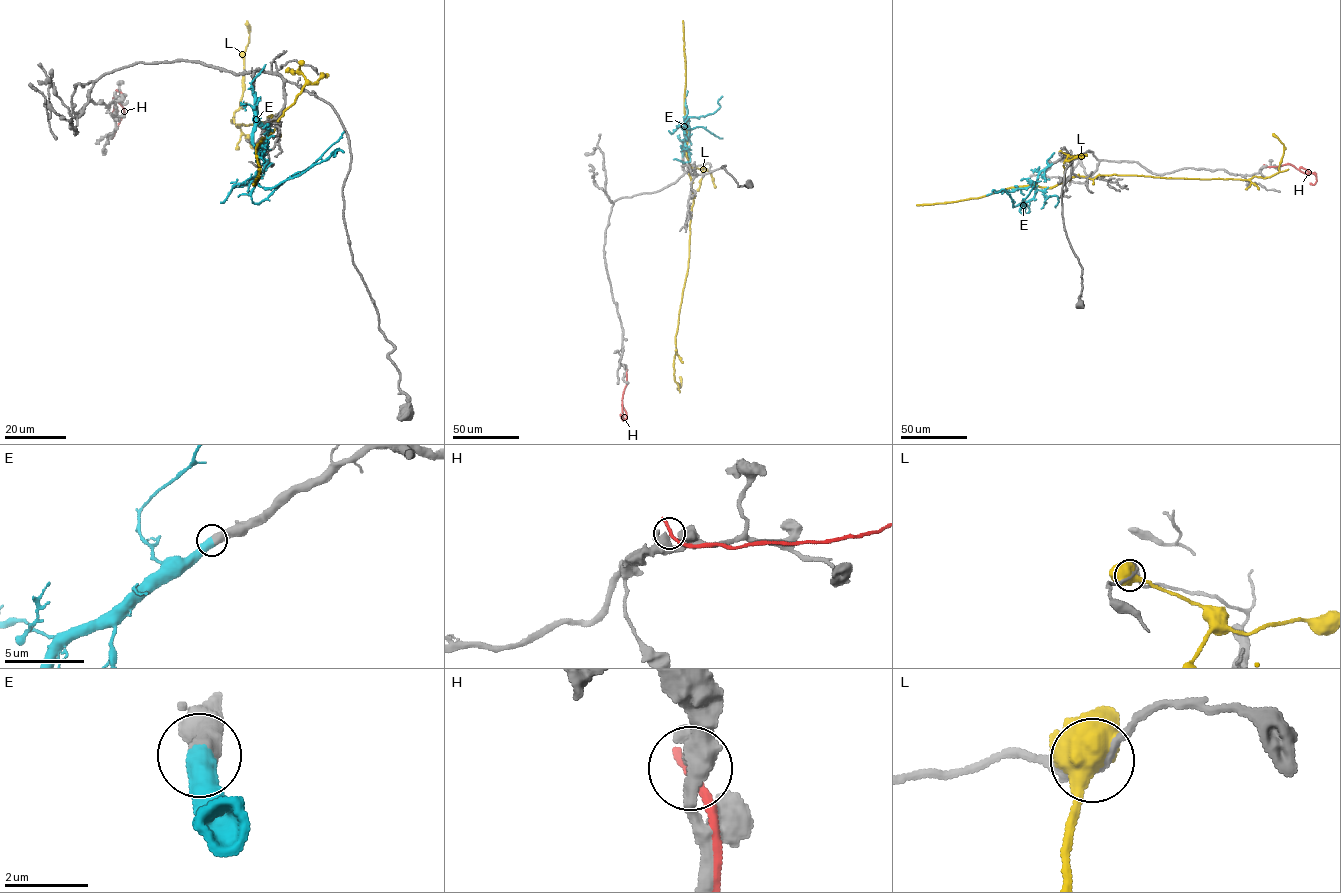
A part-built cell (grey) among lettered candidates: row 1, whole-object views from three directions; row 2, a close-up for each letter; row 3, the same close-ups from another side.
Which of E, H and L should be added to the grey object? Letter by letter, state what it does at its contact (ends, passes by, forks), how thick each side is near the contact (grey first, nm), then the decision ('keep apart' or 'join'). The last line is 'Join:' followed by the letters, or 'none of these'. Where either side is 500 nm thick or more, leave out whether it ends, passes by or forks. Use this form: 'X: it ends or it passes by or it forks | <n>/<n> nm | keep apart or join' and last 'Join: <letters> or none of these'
E: 550/550 nm | join
H: it ends | 440/260 nm | keep apart
L: 180/700 nm | keep apart
Join: E

